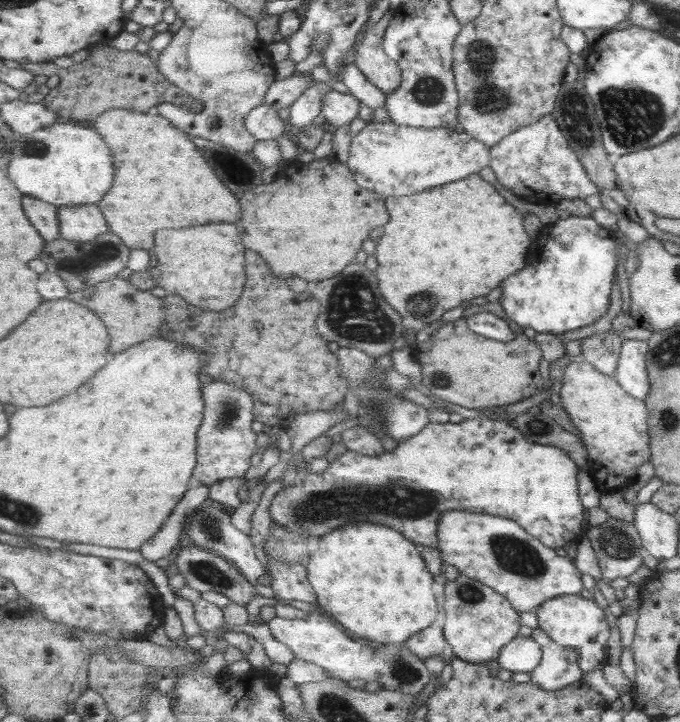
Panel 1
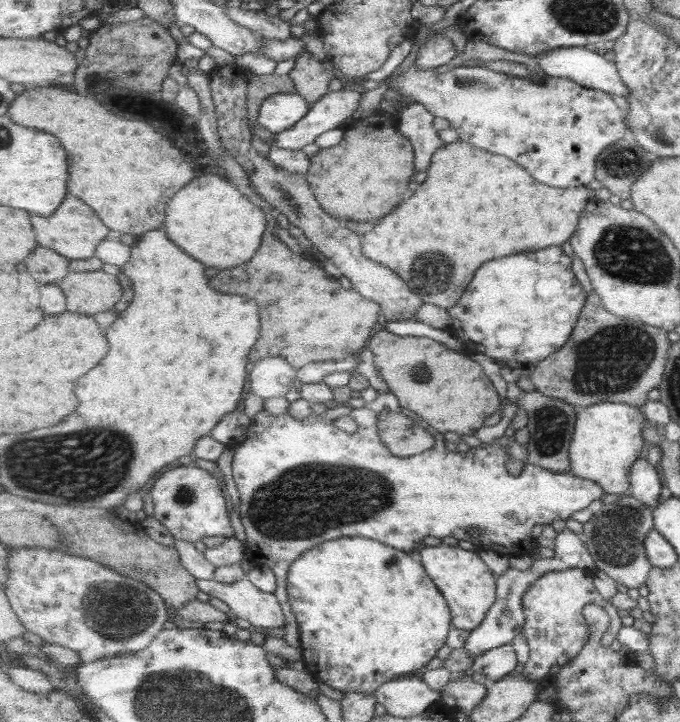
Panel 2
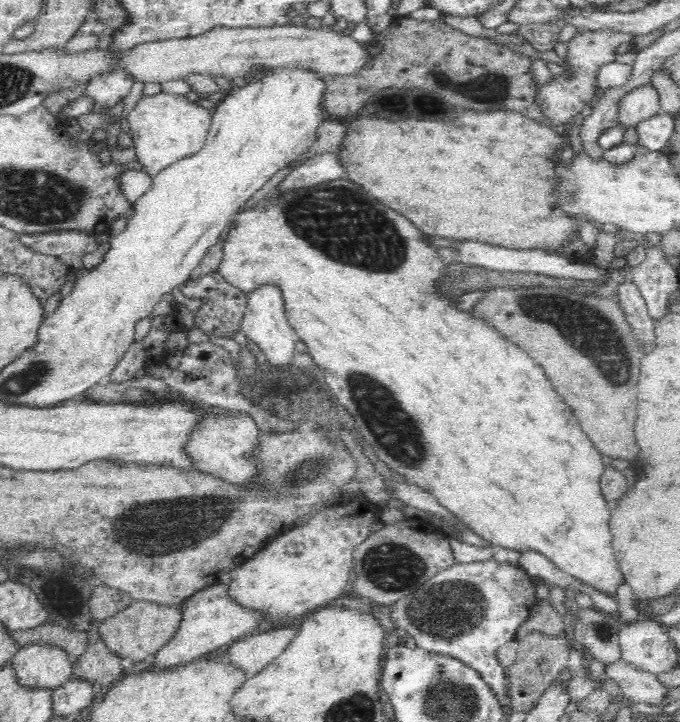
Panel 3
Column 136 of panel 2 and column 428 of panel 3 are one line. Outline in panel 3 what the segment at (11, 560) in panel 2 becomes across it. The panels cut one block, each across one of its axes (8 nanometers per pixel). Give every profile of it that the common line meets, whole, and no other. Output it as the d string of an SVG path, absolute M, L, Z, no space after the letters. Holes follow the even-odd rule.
M493 559L471 563L455 562L437 572L430 580L424 581L424 584L418 586L414 592L408 593L408 596L403 596L392 603L389 606L389 615L403 637L412 637L416 642L416 649L448 656L460 660L469 668L474 668L495 690L504 706L504 700L508 698L506 674L498 661L497 651L500 646L515 639L522 622L528 620L531 608L537 601L536 586L520 564L496 562Z

